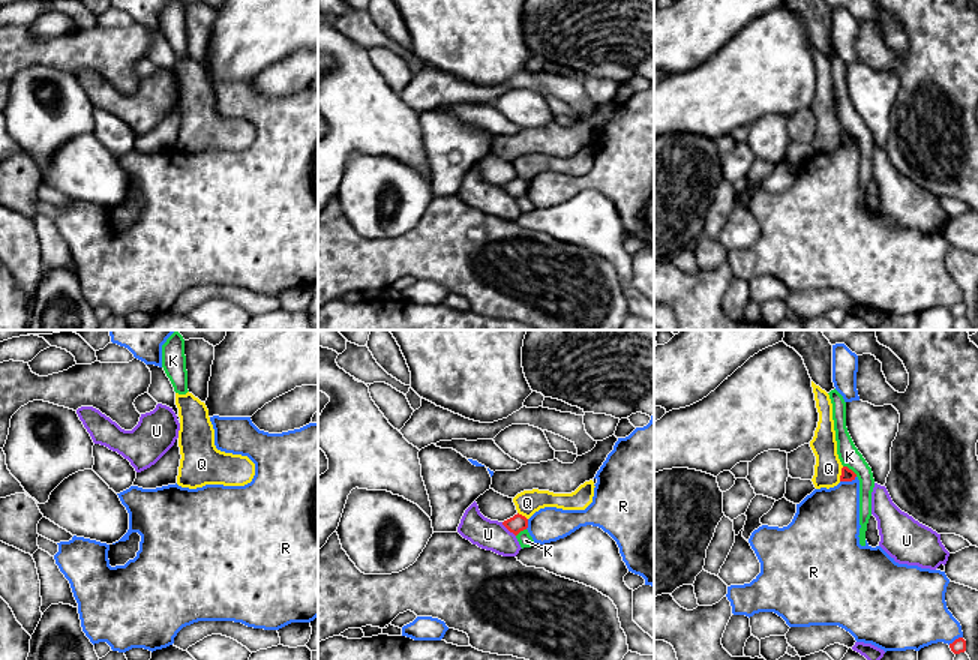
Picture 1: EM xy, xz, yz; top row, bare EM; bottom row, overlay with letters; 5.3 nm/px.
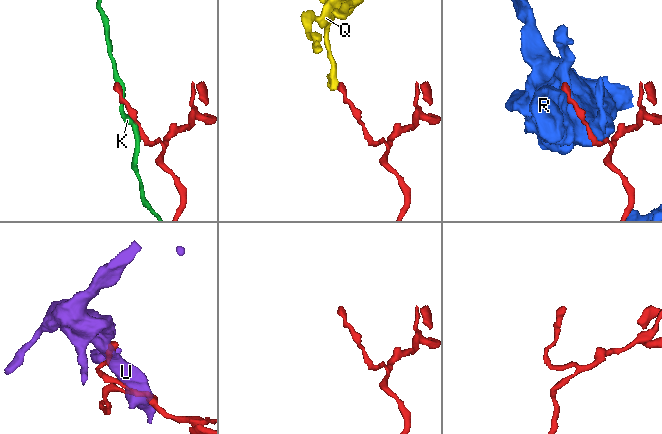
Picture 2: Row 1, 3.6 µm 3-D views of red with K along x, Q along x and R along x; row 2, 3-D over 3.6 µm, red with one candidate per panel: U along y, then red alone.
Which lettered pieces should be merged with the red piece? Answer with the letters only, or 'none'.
none

